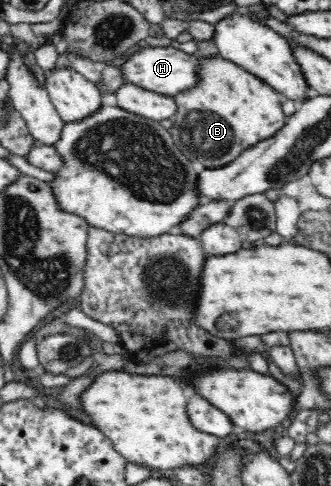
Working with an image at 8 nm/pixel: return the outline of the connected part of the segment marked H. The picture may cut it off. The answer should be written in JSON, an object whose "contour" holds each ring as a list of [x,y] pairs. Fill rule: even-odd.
{"contour":[[[141,45],[121,64],[128,83],[138,85],[151,92],[175,97],[186,91],[193,91],[202,80],[202,61],[199,55],[187,54],[180,49],[167,47],[150,47]]]}

